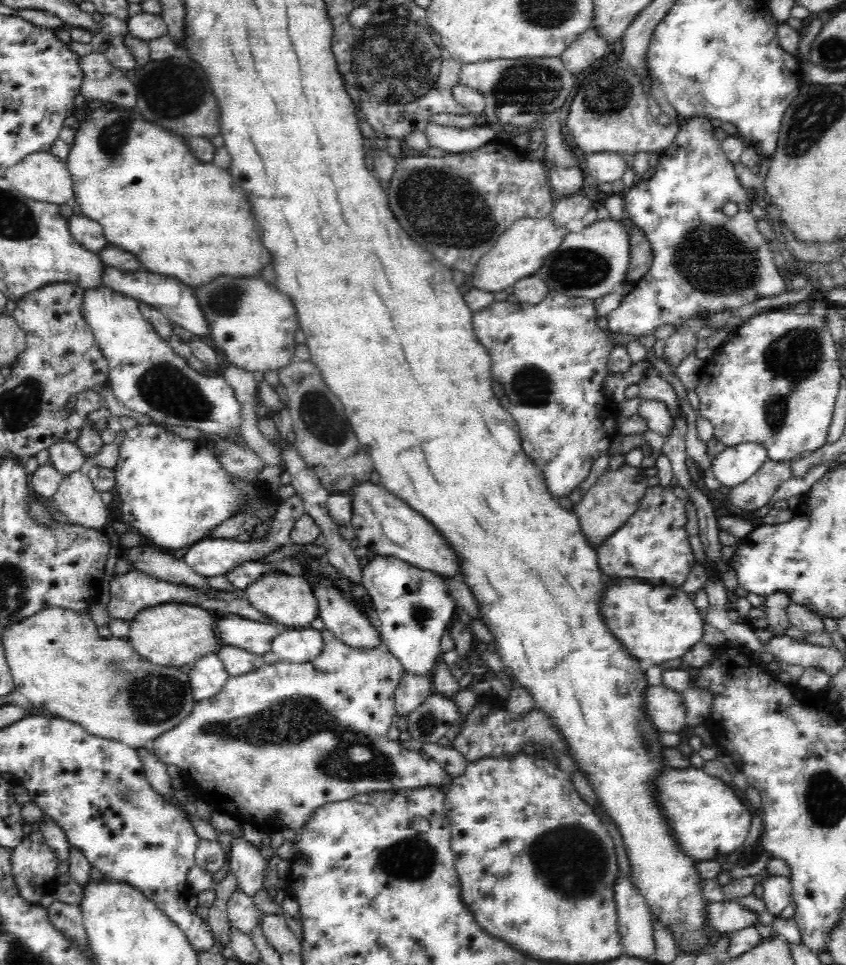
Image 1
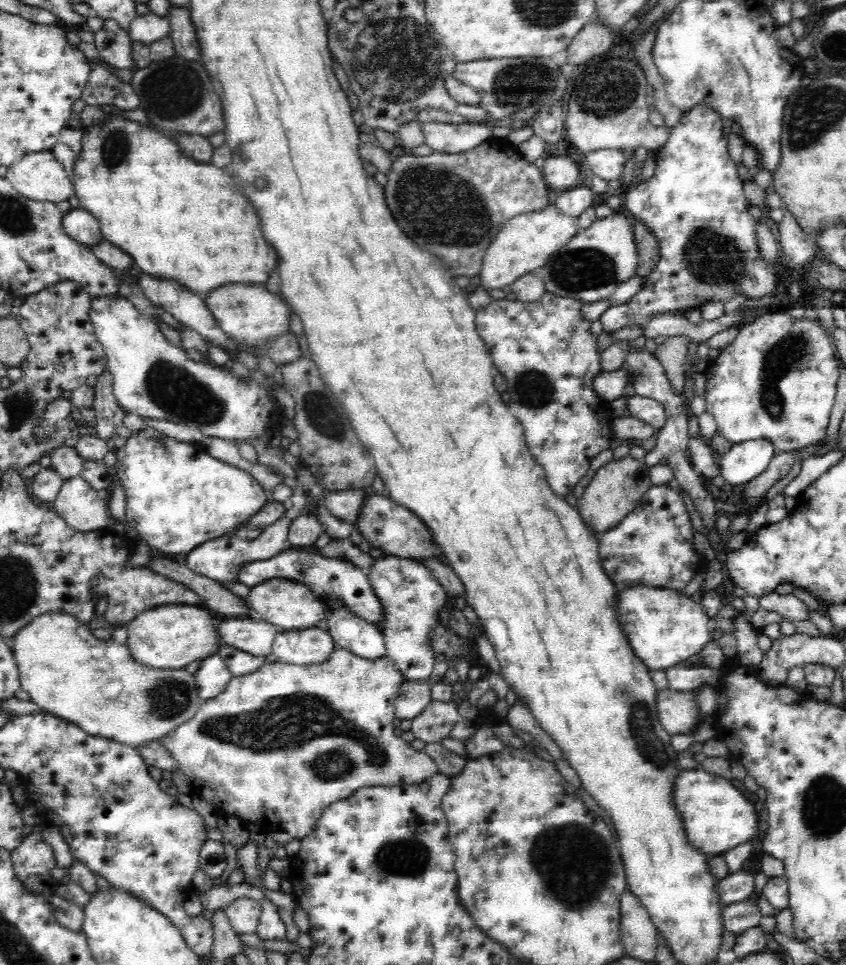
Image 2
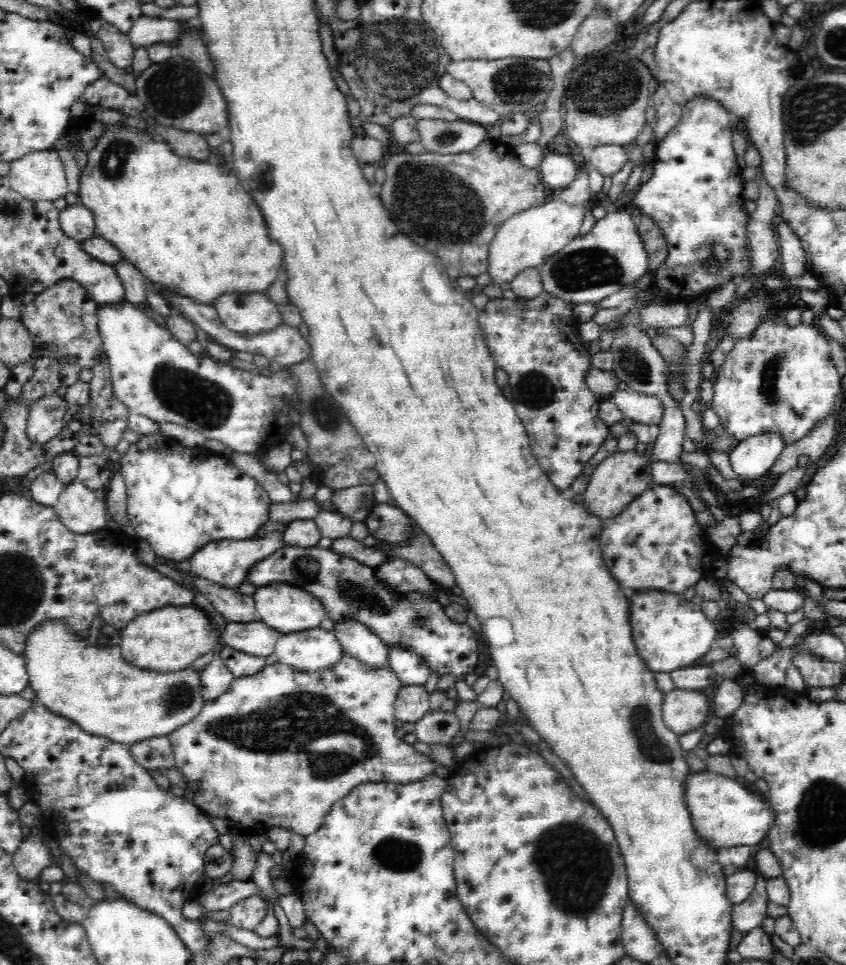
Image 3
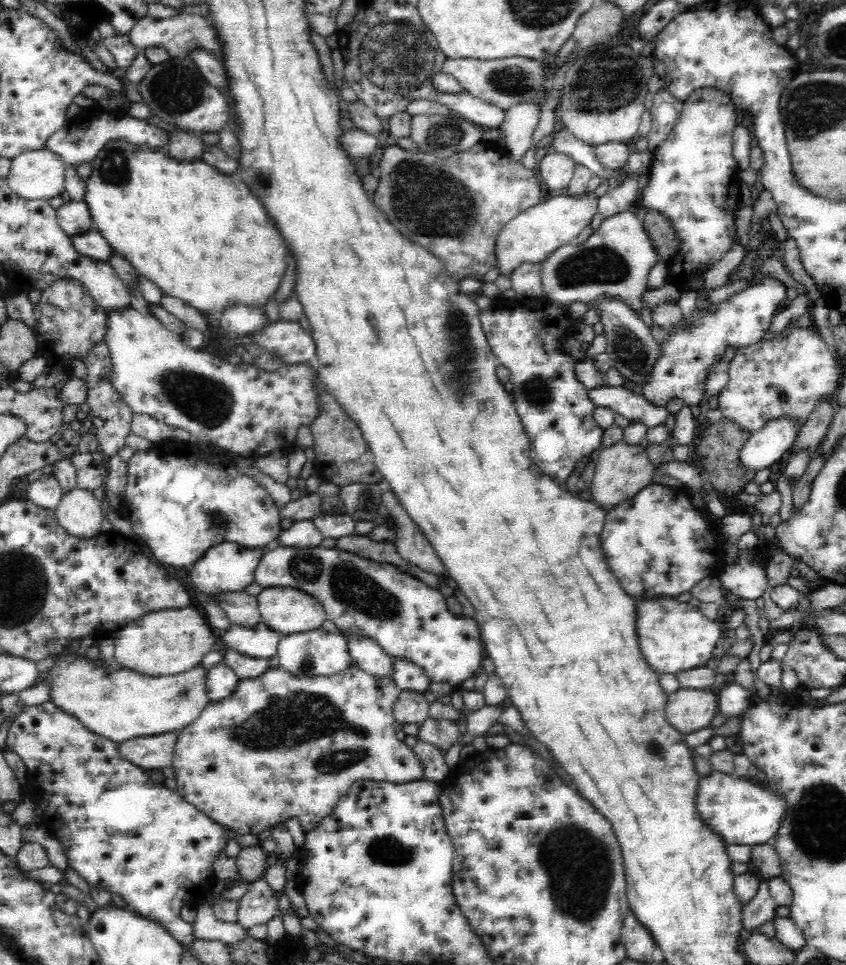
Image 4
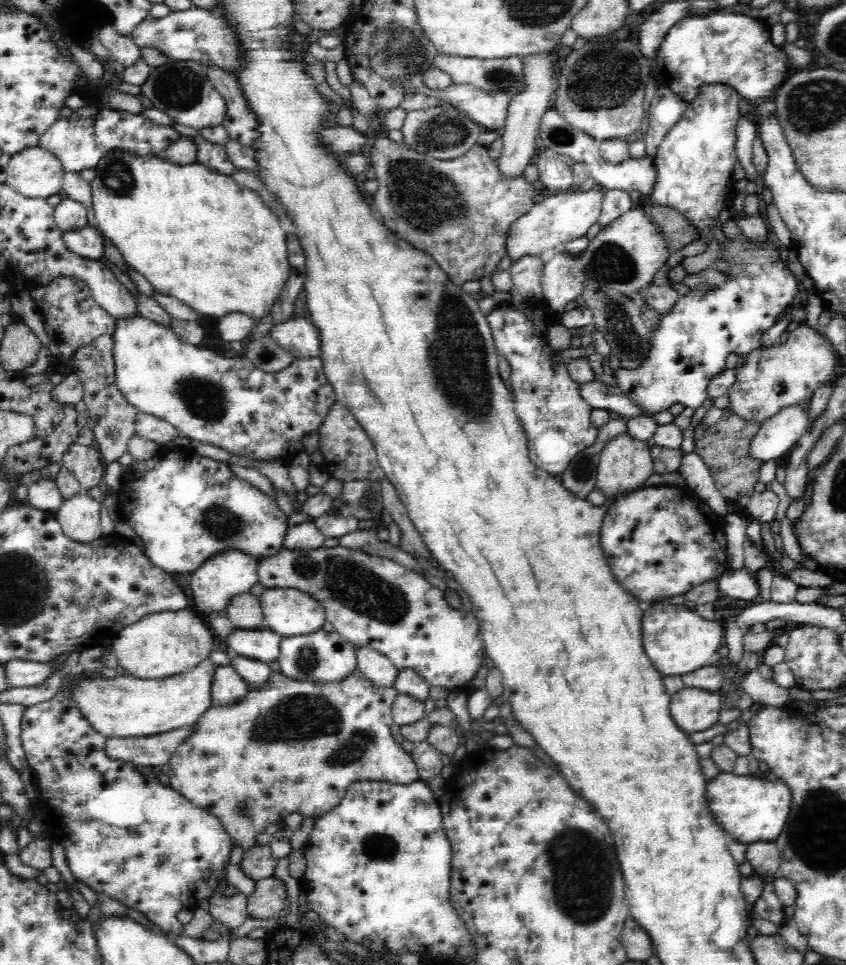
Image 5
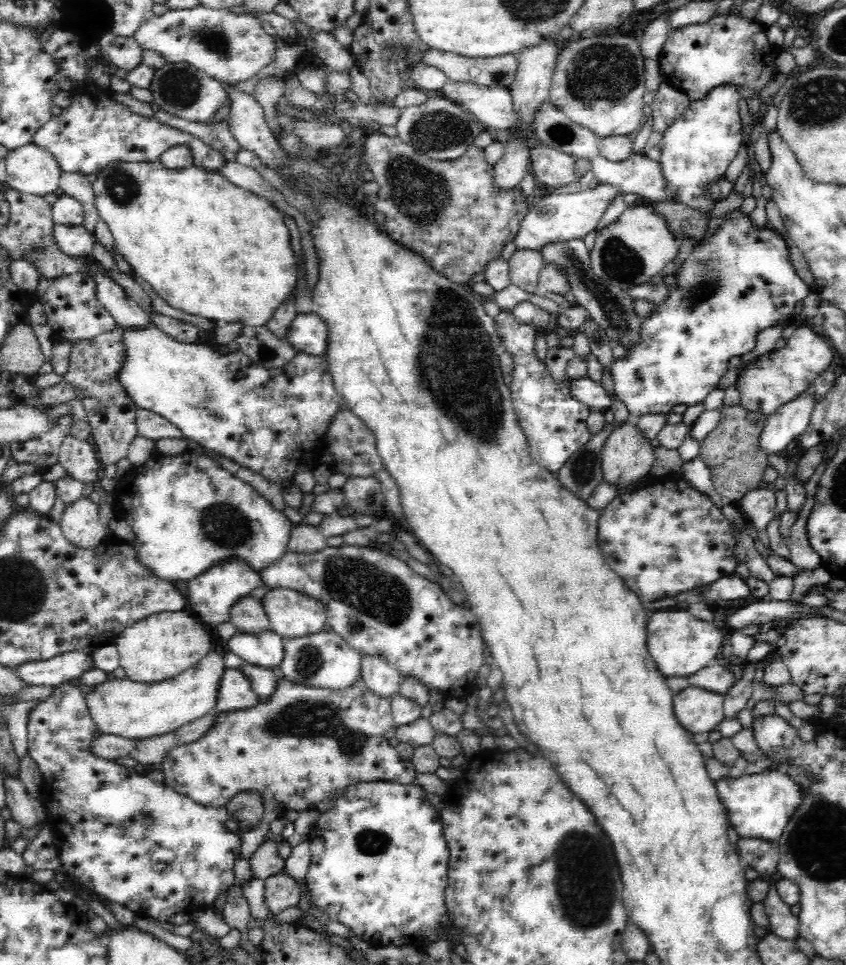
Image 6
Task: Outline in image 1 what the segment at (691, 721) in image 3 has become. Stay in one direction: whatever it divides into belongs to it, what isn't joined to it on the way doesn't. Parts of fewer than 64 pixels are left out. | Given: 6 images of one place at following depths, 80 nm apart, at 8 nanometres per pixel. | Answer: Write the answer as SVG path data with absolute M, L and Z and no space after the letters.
M666 686L646 688L644 710L650 723L662 732L680 732L686 724L682 694Z

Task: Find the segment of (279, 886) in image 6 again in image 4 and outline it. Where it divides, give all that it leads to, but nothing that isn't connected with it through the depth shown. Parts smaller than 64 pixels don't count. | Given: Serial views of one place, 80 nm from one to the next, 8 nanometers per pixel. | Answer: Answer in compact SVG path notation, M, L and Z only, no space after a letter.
M264 879L251 882L248 892L238 899L236 923L248 930L253 926L272 920L277 913L277 901L274 890Z

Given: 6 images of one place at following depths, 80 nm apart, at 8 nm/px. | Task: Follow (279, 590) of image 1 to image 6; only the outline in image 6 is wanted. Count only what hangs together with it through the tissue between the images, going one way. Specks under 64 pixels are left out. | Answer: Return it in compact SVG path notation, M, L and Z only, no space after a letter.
M269 589L260 599L269 620L268 631L284 640L317 634L327 625L325 606L292 589Z

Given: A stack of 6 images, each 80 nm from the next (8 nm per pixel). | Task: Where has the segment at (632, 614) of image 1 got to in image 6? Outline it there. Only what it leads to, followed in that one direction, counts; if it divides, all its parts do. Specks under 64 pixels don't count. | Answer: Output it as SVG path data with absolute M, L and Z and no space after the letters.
M659 608L649 611L646 645L655 667L665 677L698 673L719 660L726 631L714 623L705 622L682 608Z

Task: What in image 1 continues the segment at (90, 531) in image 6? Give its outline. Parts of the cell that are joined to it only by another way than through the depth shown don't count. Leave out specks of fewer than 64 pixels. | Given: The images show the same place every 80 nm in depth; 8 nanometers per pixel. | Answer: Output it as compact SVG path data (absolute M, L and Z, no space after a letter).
M86 468L66 474L52 496L52 500L57 510L65 514L71 524L79 524L86 529L104 529L107 516L112 514L112 508L104 505L101 493L96 490L92 479L86 473Z

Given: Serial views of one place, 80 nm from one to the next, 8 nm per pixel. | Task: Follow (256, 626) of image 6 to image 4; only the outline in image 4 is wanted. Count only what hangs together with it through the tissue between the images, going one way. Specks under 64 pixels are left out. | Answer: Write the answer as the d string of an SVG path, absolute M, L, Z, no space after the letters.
M245 591L218 592L212 599L226 612L230 625L250 627L262 622L257 598Z

